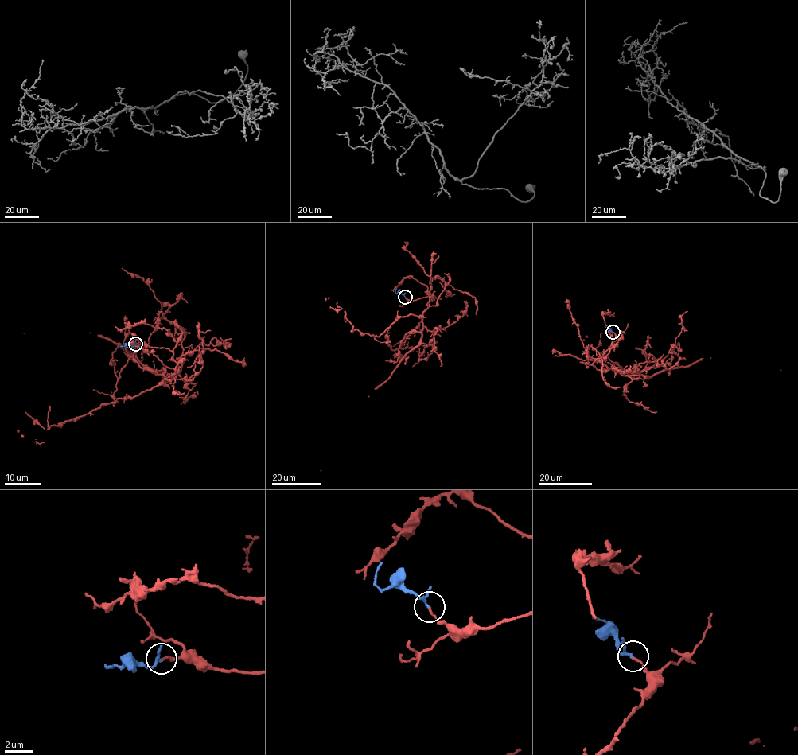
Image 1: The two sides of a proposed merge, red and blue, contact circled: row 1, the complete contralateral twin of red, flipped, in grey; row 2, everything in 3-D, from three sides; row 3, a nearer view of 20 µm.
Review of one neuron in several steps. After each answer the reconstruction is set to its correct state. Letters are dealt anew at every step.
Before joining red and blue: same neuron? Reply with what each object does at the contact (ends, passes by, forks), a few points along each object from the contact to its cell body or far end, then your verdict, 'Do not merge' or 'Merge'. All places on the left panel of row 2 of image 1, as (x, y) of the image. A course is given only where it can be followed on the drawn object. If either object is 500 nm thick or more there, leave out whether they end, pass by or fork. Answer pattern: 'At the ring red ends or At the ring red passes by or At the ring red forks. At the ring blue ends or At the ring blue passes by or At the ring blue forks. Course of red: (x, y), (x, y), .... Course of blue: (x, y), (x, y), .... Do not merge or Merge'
At the ring red ends. At the ring blue passes by. Course of red: (135, 344), (168, 348), (177, 366), (173, 377), (164, 381), (165, 368), (153, 370), (98, 335), (23, 333). Course of blue: (135, 344), (122, 346). Merge

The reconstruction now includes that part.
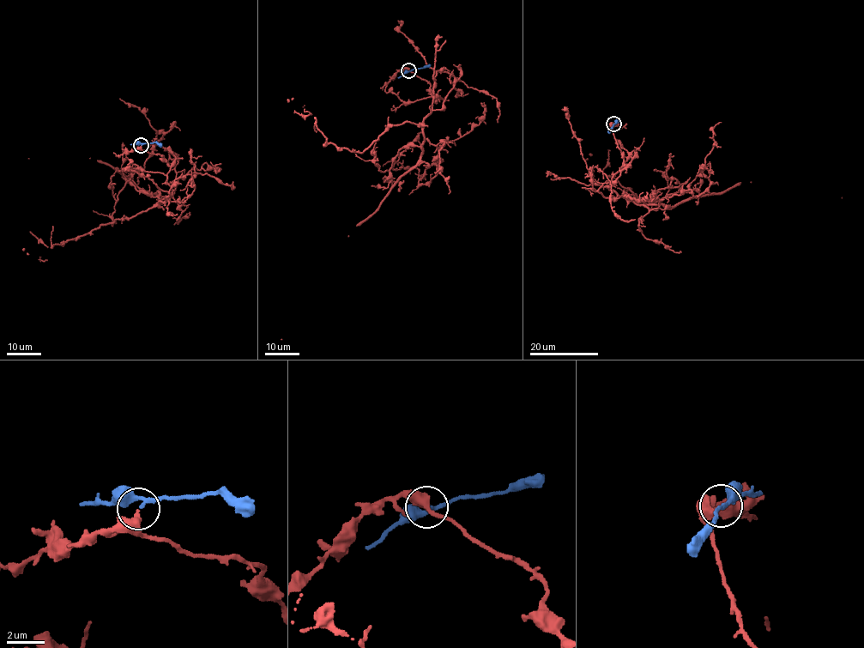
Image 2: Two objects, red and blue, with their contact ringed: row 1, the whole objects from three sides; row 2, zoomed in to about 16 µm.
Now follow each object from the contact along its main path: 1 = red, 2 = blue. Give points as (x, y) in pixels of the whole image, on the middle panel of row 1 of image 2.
1: (408, 70), (427, 80), (433, 97), (438, 94), (424, 119), (421, 156), (347, 236), (280, 339)
2: (408, 70), (430, 65)

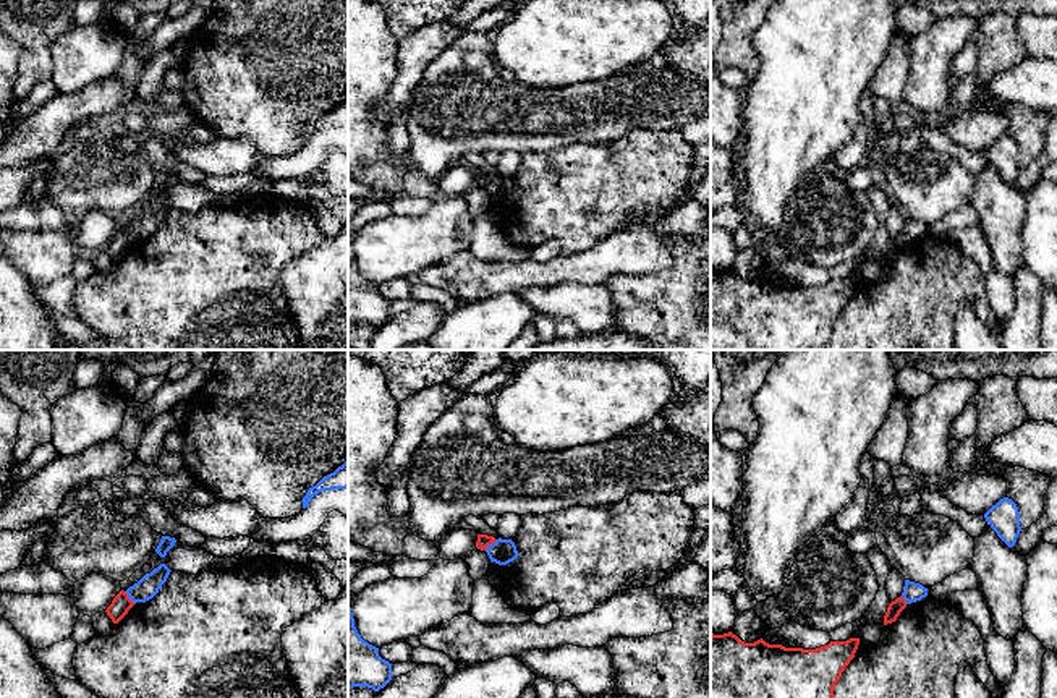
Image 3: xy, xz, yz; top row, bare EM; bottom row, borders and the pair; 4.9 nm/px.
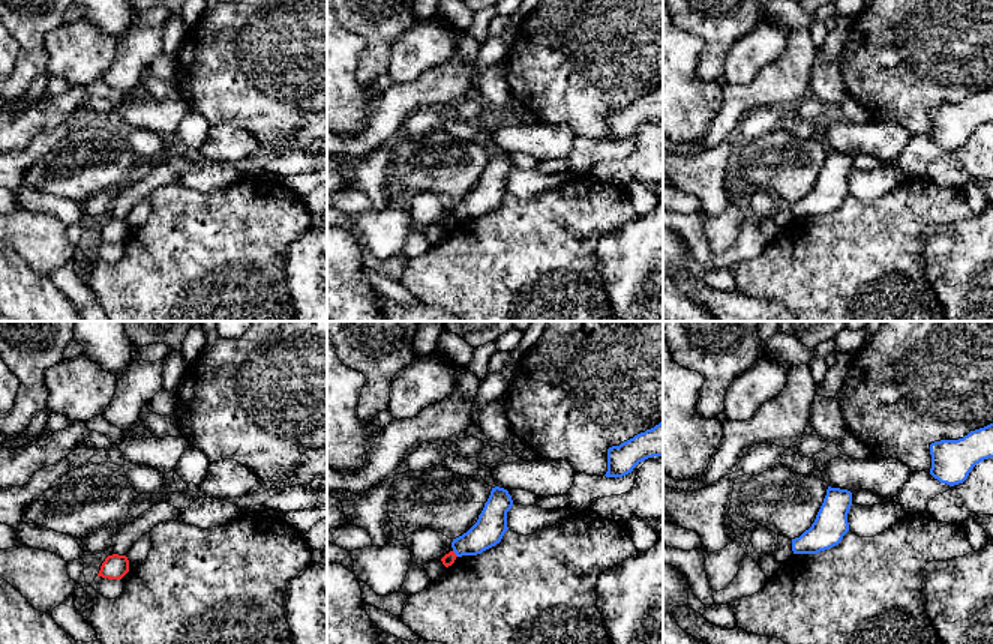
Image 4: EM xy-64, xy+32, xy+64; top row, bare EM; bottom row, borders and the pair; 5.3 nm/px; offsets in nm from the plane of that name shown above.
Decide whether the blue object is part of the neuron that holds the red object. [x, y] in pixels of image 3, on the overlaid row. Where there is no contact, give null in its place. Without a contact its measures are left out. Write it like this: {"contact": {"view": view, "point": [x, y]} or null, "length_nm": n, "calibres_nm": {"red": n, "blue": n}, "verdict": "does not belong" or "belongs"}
{"contact": {"view": "xz", "point": [491, 543]}, "length_nm": 90, "calibres_nm": {"red": 70, "blue": 130}, "verdict": "does not belong"}

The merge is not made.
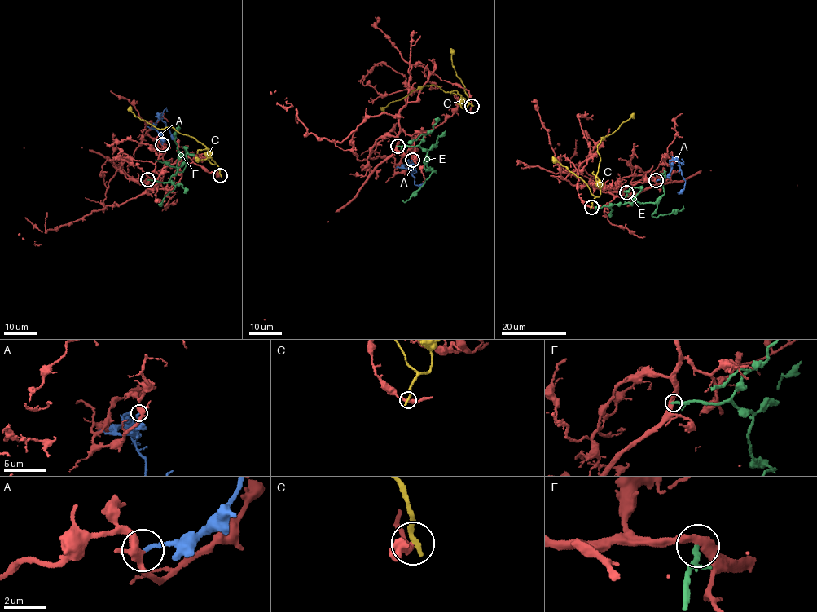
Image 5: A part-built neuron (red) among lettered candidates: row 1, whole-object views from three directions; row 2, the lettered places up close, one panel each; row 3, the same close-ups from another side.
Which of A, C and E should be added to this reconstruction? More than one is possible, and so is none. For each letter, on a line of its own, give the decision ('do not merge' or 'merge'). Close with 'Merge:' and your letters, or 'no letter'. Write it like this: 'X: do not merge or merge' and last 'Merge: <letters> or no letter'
A: do not merge
C: do not merge
E: do not merge
Merge: no letter

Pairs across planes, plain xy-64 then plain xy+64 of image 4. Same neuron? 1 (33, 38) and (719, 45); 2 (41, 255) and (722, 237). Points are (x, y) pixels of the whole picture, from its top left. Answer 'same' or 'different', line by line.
1: same
2: same

